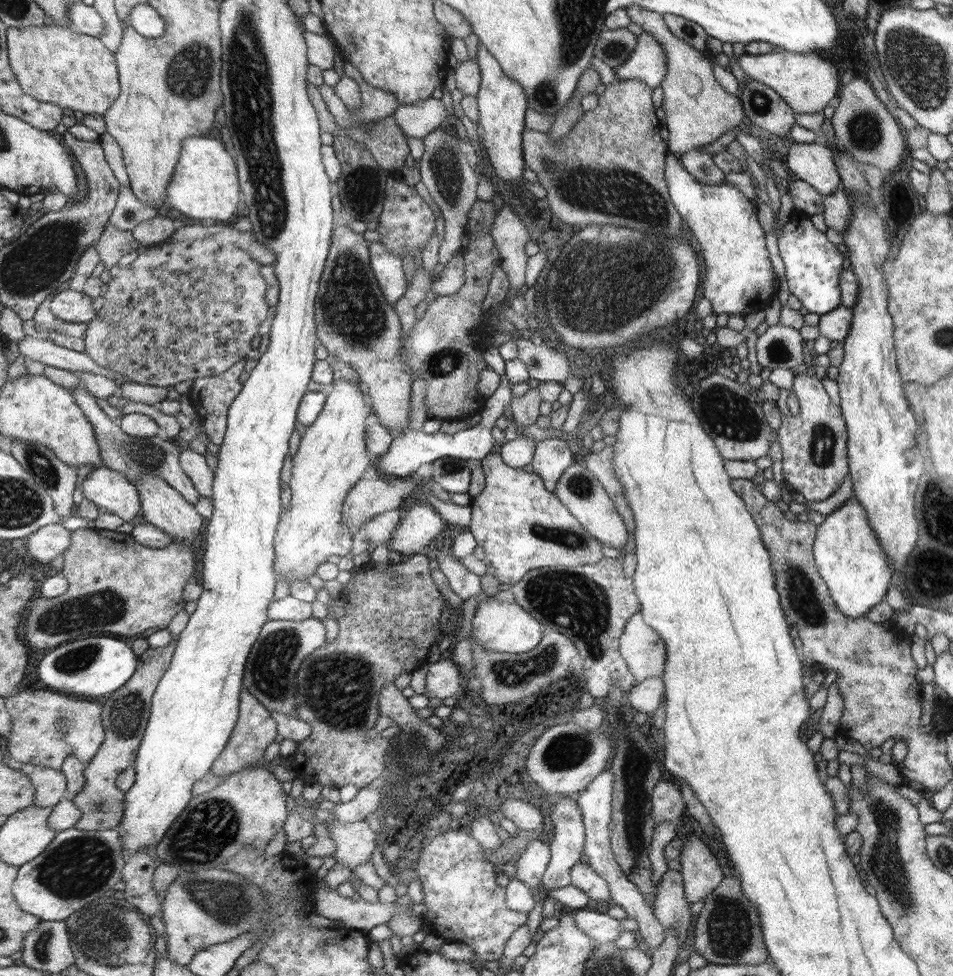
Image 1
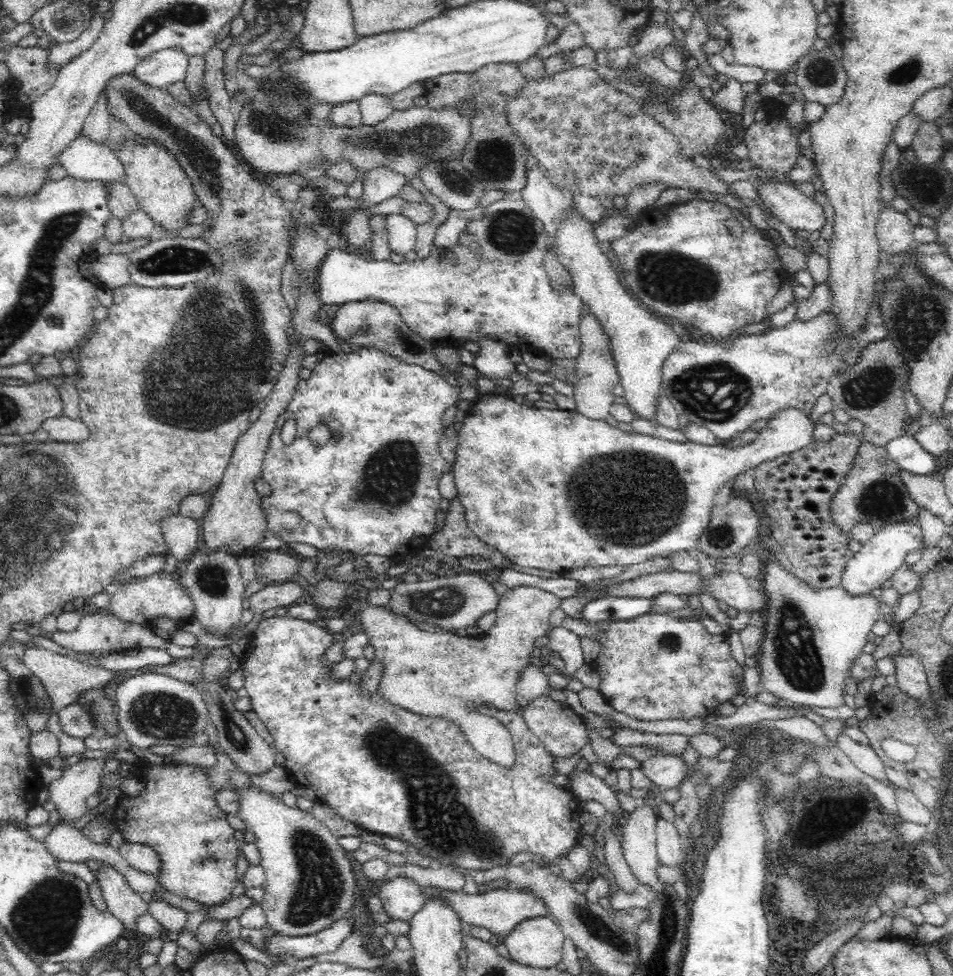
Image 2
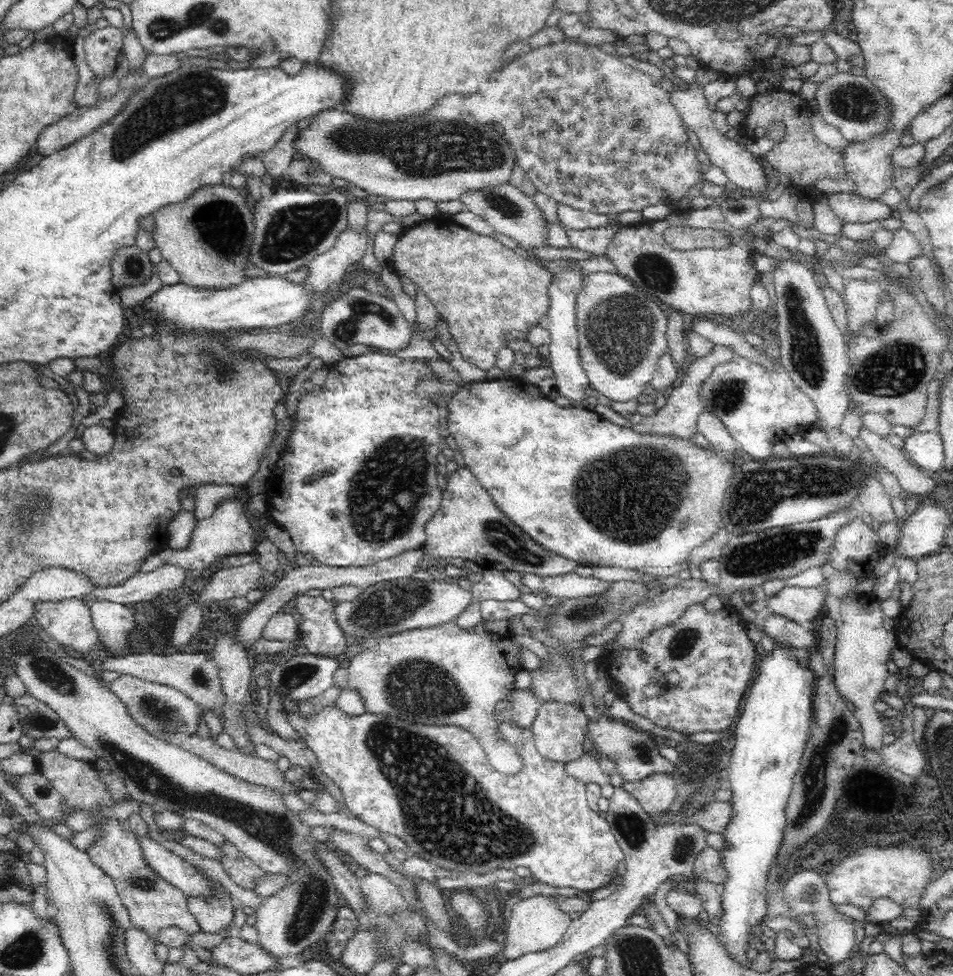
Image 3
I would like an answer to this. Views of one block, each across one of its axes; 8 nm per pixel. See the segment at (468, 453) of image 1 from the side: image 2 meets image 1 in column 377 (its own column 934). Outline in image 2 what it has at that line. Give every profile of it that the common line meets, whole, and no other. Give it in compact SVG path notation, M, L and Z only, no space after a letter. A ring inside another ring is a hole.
M903 435L886 444L886 452L899 468L914 475L933 474L936 464L934 456L910 435Z

